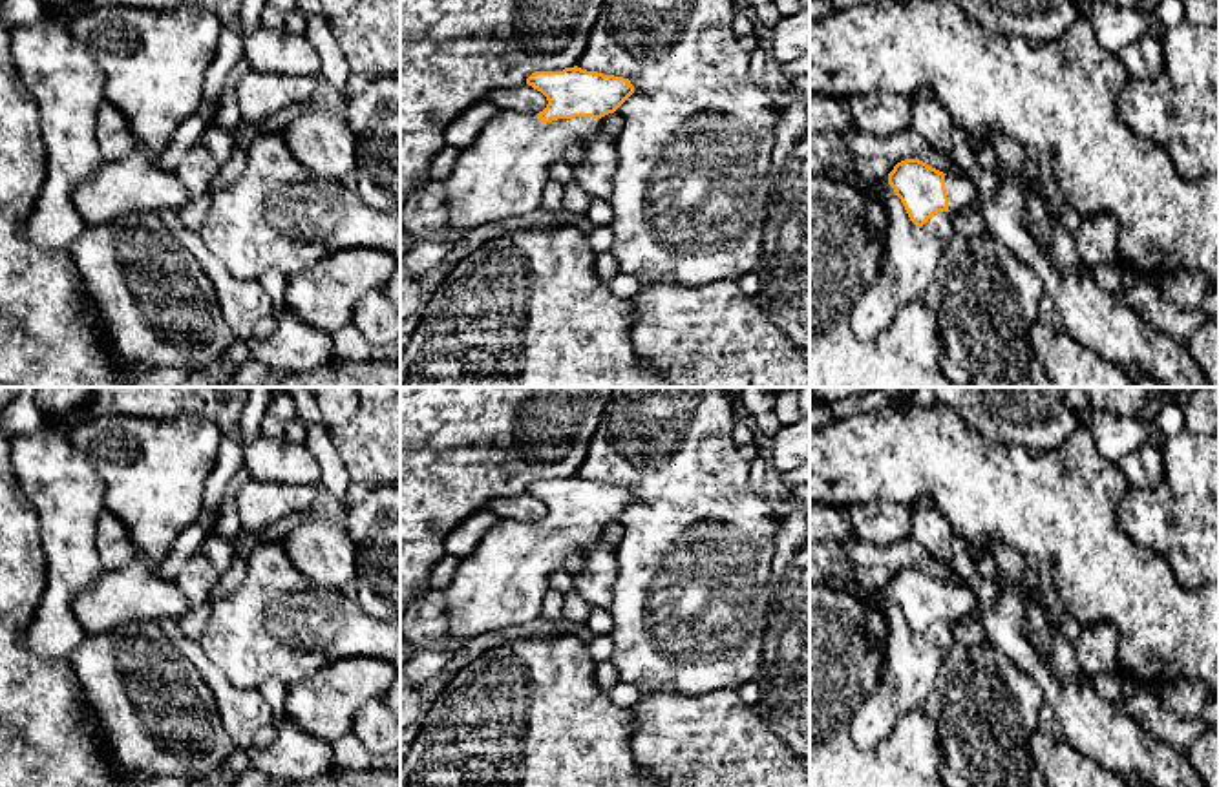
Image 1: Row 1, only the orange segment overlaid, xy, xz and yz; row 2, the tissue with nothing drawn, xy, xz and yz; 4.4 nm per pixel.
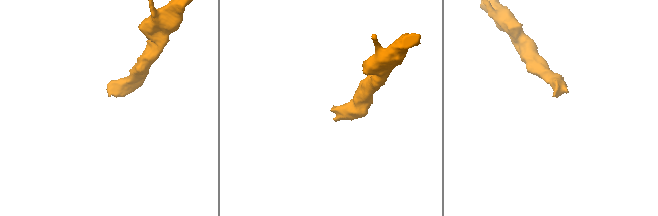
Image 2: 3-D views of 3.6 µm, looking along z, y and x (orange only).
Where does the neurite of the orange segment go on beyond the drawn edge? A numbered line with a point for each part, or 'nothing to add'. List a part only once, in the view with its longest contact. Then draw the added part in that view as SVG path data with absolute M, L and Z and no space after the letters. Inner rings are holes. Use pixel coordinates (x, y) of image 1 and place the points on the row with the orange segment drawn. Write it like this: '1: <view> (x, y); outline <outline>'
1: xz (503, 174); outline M501 111L495 115L473 141L459 152L457 163L442 186L446 190L446 208L450 225L435 237L417 239L413 248L402 256L406 276L420 278L439 267L455 247L455 241L472 228L519 217L539 208L543 192L550 181L550 166L565 159L574 141L590 142L599 130L599 119L576 117L543 122L534 115L517 111Z

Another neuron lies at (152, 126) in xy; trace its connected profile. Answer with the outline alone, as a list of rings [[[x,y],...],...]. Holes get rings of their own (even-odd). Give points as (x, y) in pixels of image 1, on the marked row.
[[[93,7],[75,13],[73,35],[84,44],[106,82],[104,95],[124,113],[141,150],[159,155],[177,126],[201,104],[205,73],[216,57],[223,24],[203,7]]]

